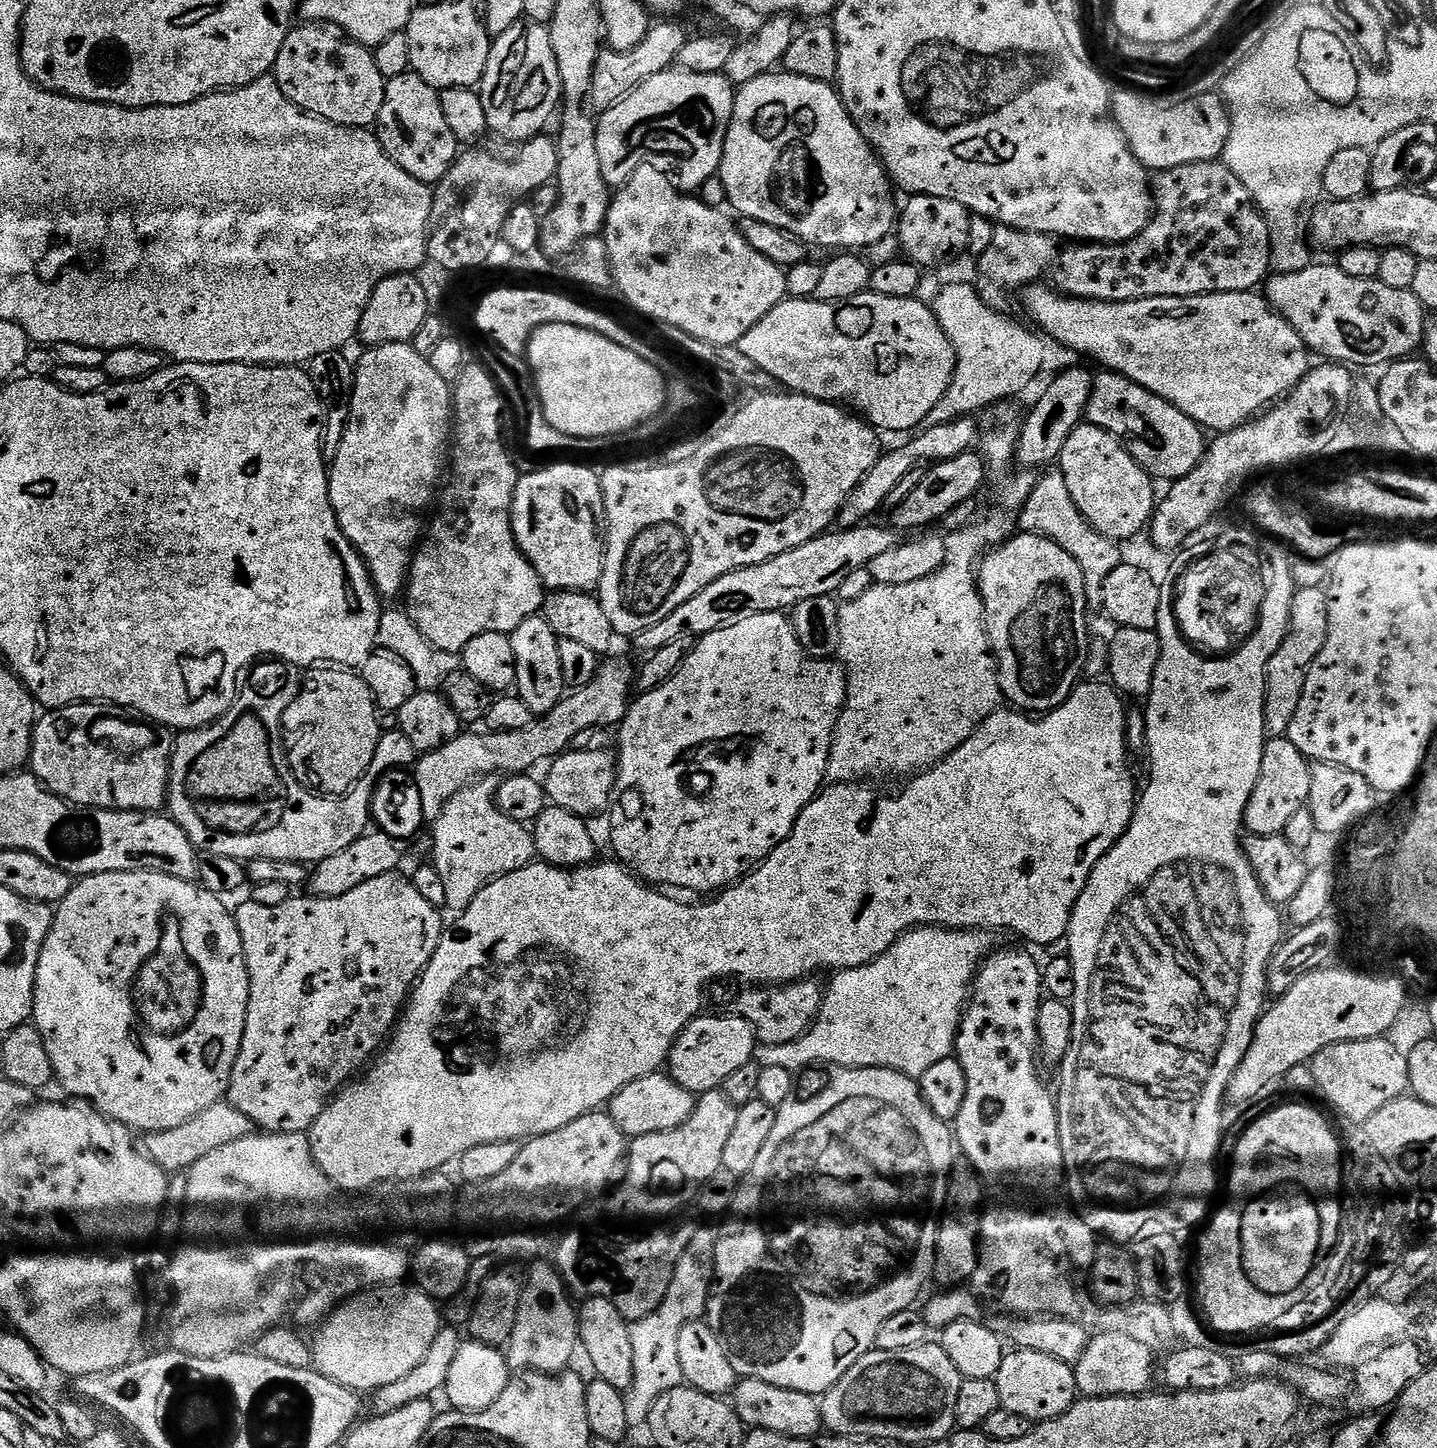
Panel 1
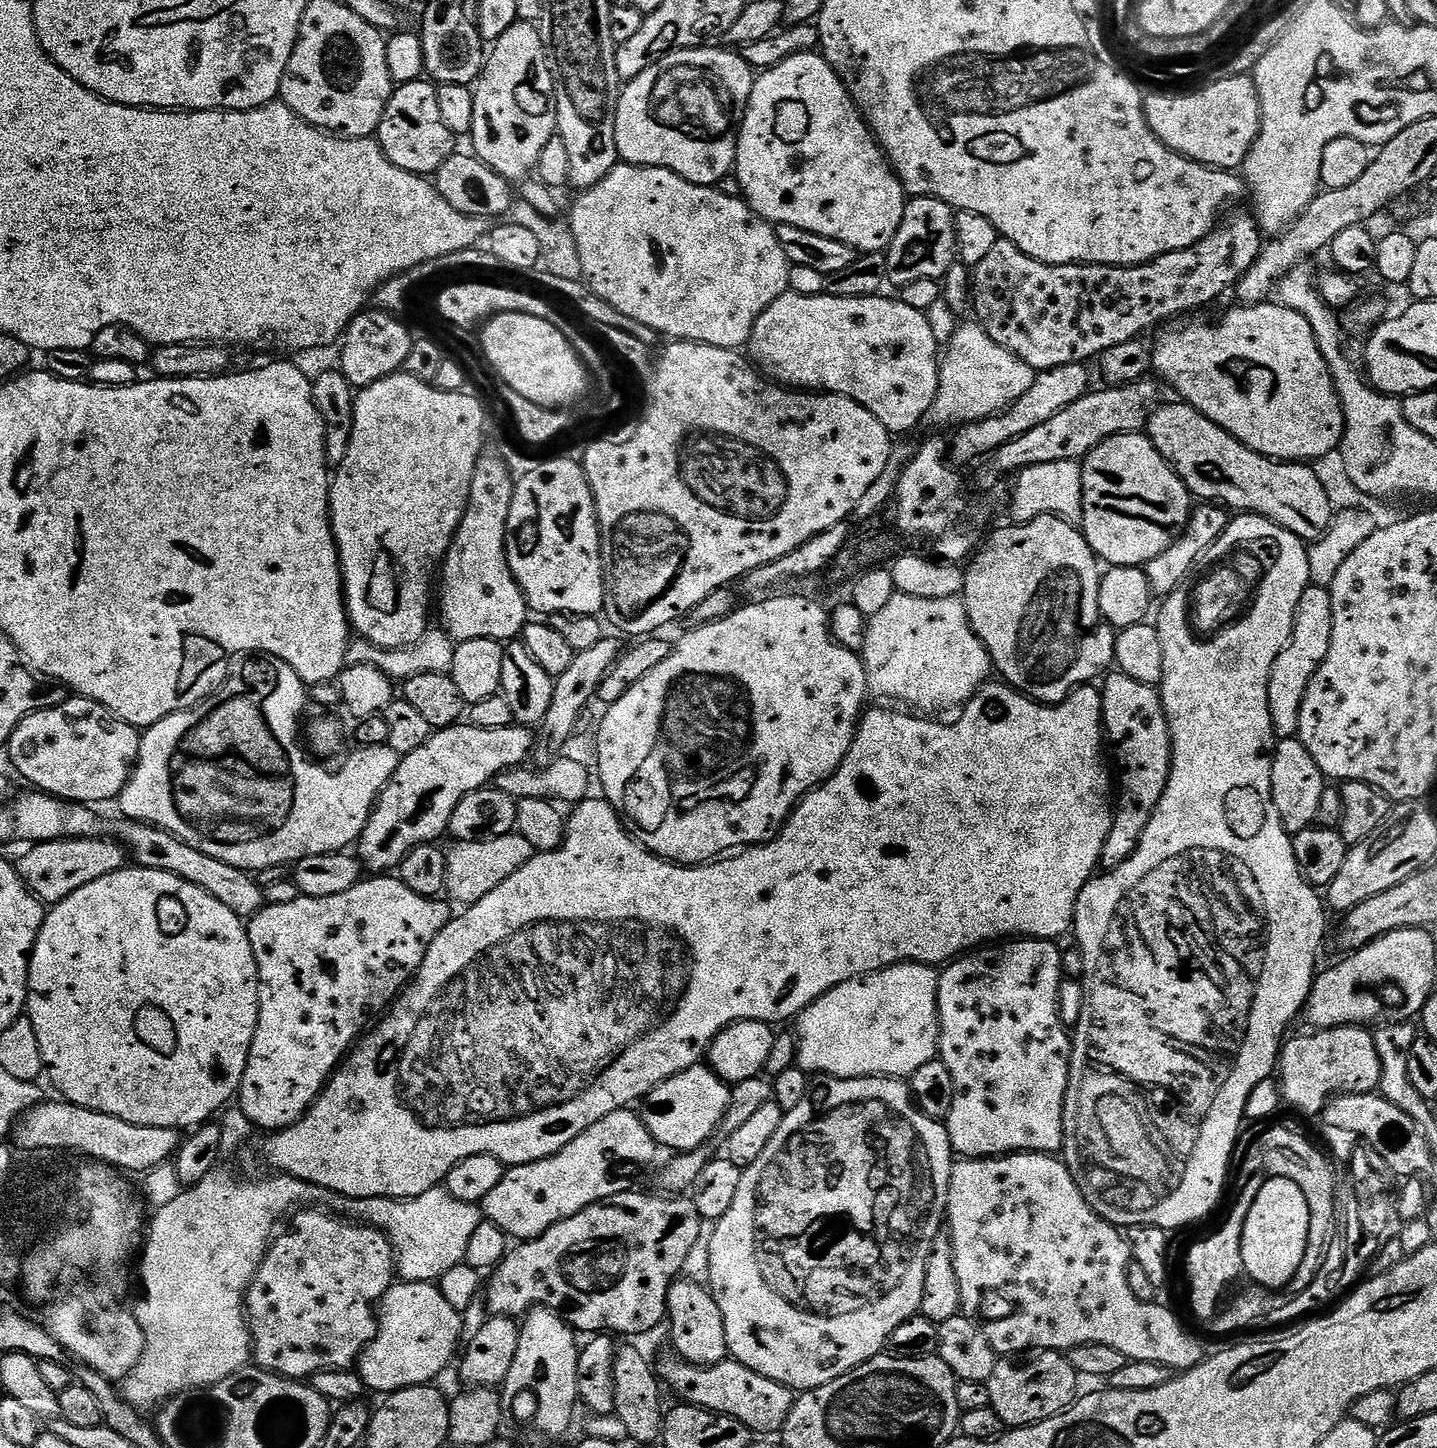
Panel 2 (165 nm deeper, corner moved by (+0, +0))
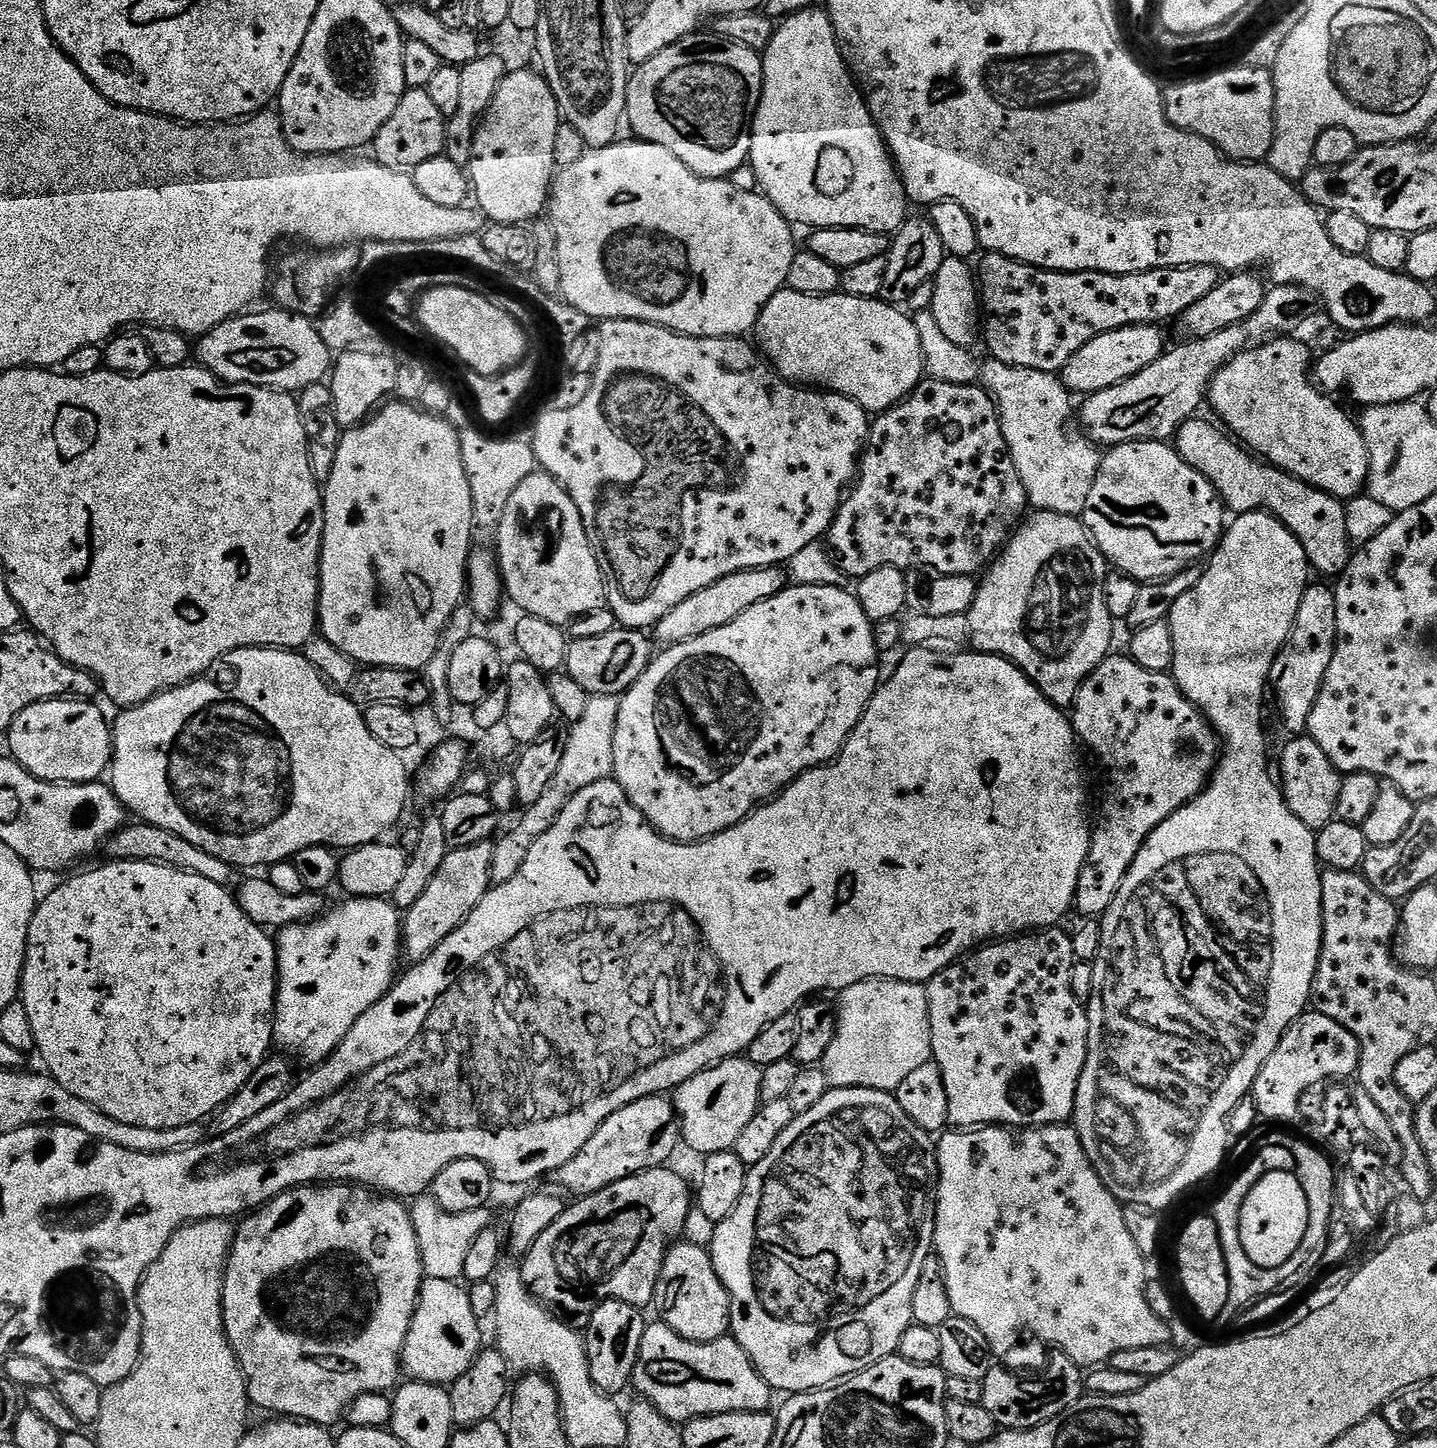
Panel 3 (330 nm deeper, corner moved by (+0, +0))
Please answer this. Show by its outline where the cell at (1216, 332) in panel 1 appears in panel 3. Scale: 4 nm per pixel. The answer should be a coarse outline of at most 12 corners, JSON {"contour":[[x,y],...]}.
{"contour":[[1308,348],[1239,352],[1206,400],[1273,468],[1347,502],[1366,443]]}

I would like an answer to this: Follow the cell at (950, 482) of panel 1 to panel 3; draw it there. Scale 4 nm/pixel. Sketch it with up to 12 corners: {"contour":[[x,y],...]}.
{"contour":[[1278,284],[1218,334],[1185,339],[1078,408],[1097,446],[1171,441],[1239,352],[1311,318],[1310,290]]}

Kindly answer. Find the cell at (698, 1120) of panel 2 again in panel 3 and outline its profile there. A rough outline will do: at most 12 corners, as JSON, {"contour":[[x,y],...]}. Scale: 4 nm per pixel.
{"contour":[[743,1055],[674,1092],[683,1143],[733,1151],[760,1108],[762,1070]]}

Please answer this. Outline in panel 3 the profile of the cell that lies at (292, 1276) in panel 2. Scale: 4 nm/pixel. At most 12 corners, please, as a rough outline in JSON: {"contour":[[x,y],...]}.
{"contour":[[294,1188],[235,1229],[249,1401],[391,1393],[426,1279],[403,1199]]}

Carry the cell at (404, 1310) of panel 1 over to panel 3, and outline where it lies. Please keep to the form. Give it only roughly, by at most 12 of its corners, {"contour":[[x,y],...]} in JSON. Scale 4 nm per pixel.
{"contour":[[428,1278],[401,1356],[409,1381],[451,1386],[480,1357],[468,1288]]}

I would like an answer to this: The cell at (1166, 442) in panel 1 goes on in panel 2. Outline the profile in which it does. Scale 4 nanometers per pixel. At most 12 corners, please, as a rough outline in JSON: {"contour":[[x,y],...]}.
{"contour":[[1183,402],[1146,435],[1193,497],[1305,542],[1334,511],[1307,463],[1258,454]]}

